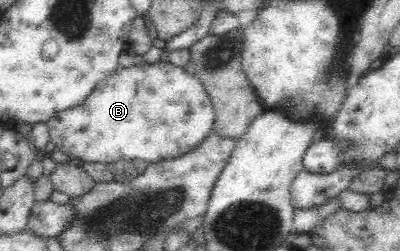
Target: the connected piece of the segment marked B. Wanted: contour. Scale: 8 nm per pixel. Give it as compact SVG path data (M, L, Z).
M159 61L117 67L99 81L85 102L60 111L46 123L60 152L82 162L109 165L123 159L157 163L181 157L211 133L213 120L215 109L203 83L184 67Z

